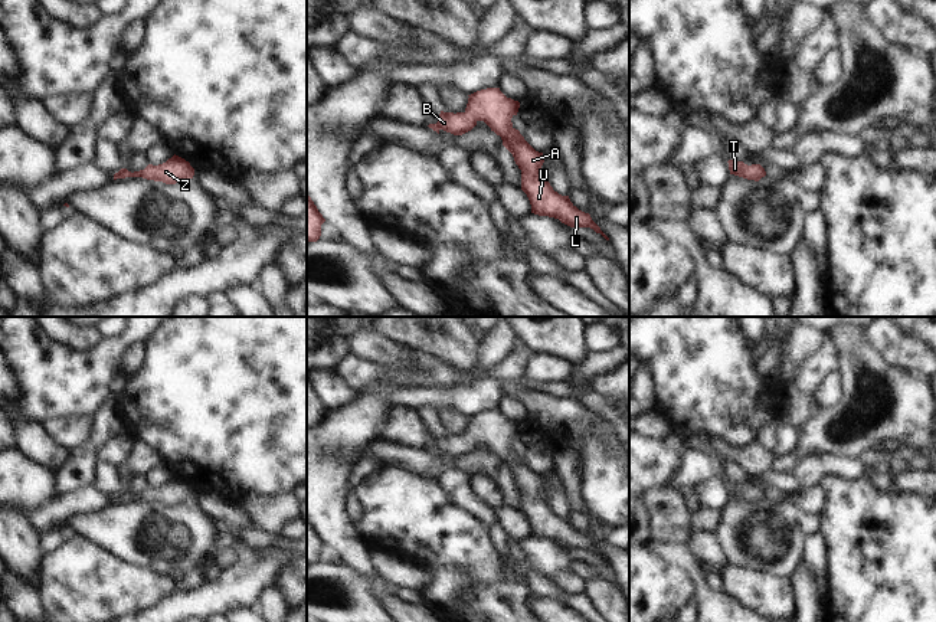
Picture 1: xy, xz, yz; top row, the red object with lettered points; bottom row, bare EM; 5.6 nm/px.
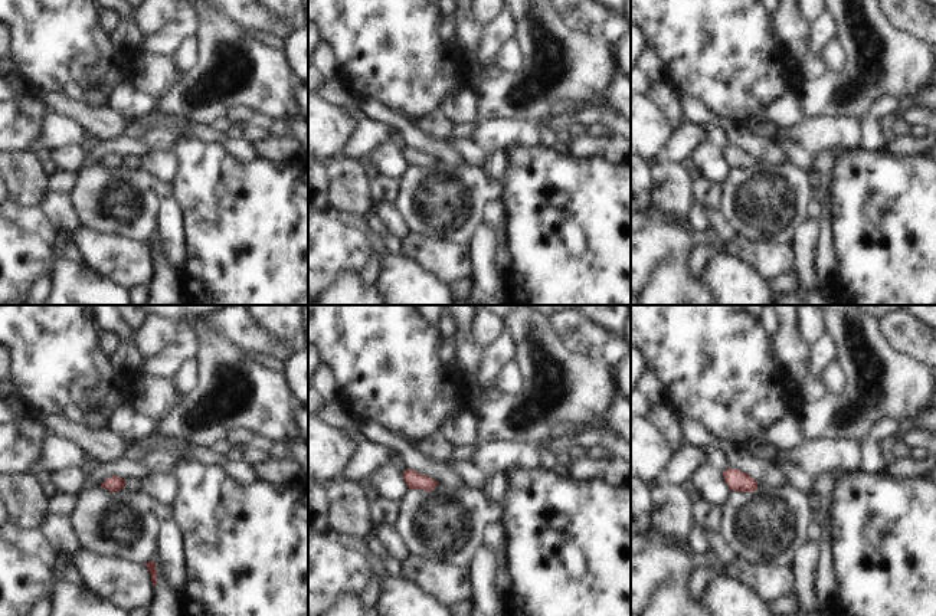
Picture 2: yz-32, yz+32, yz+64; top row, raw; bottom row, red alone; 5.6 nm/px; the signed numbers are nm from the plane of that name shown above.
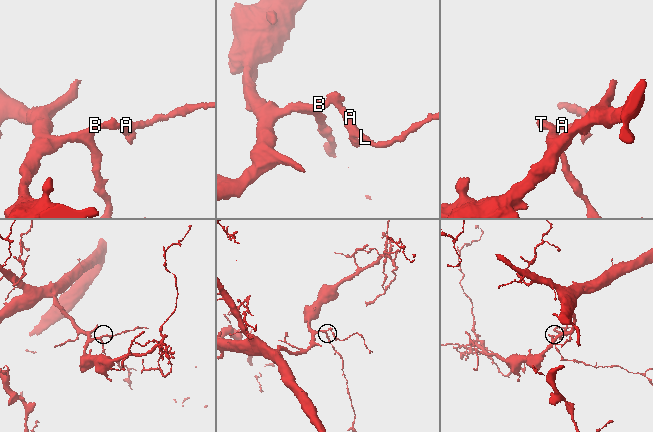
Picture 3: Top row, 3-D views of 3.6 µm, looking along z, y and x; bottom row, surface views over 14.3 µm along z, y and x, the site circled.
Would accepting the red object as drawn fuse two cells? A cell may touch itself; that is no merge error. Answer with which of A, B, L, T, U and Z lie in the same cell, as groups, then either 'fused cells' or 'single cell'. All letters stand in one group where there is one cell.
A B L T U Z | single cell

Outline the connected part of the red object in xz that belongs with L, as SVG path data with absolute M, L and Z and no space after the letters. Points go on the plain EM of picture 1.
M500 410L481 412L468 419L464 435L441 433L438 445L428 449L438 456L444 452L454 458L462 458L471 454L478 443L484 443L491 454L501 459L503 468L513 477L521 492L521 513L530 523L531 536L559 541L570 550L590 550L609 563L589 536L579 533L569 518L554 514L540 495L544 485L543 475L536 474L511 445L511 441L518 435L520 425L507 420Z

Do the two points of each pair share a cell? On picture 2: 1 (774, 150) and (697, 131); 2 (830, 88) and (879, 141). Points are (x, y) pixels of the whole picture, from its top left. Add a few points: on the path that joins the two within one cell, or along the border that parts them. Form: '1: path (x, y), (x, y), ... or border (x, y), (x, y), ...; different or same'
1: border (684, 117), (703, 125); different
2: border (884, 97), (873, 104), (861, 121); different

